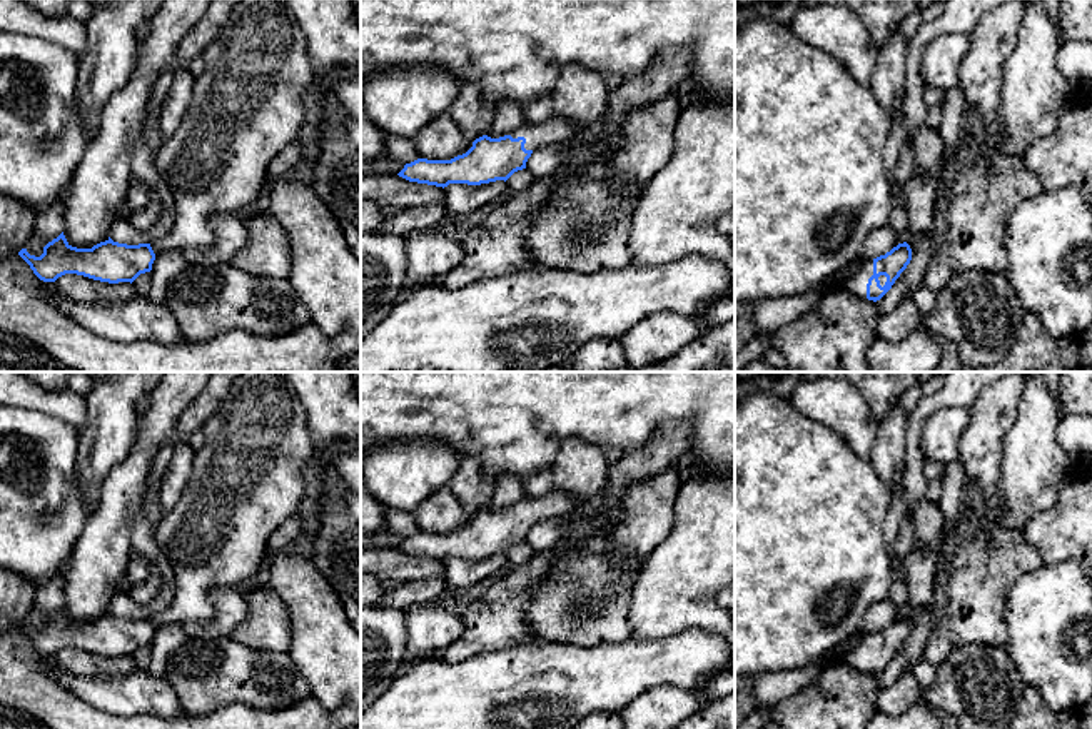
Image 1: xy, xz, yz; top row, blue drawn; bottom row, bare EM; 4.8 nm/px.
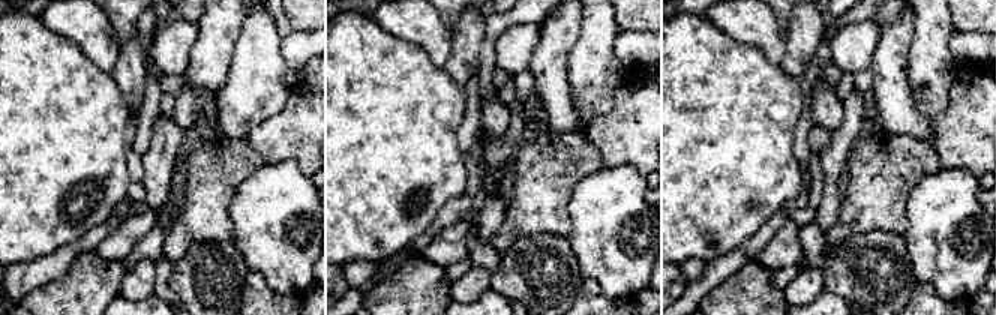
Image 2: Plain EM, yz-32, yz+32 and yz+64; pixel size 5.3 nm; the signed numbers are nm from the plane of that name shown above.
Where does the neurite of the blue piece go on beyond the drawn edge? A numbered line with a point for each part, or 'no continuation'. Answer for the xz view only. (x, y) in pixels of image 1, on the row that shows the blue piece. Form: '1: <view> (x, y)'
1: xz (555, 130)

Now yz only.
1: yz (857, 284)

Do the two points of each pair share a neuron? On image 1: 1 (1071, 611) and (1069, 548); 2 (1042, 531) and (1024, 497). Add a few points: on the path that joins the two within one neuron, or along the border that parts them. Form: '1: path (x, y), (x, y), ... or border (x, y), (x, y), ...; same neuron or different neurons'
1: border (1074, 559), (1046, 564); different neurons
2: border (1061, 486), (1057, 501), (1037, 512), (1021, 529); different neurons

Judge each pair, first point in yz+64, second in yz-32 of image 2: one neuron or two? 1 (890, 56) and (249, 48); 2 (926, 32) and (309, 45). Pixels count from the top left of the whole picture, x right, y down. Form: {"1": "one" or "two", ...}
{"1": "two", "2": "two"}

